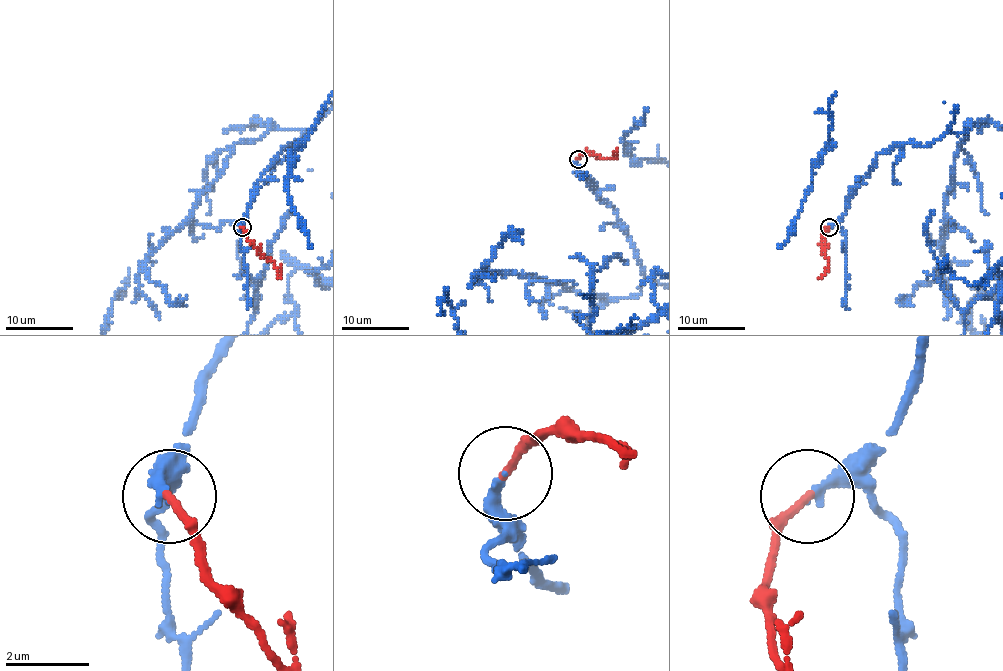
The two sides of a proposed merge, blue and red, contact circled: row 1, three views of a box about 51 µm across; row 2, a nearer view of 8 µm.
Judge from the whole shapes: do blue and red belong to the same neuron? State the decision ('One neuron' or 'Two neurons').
One neuron

